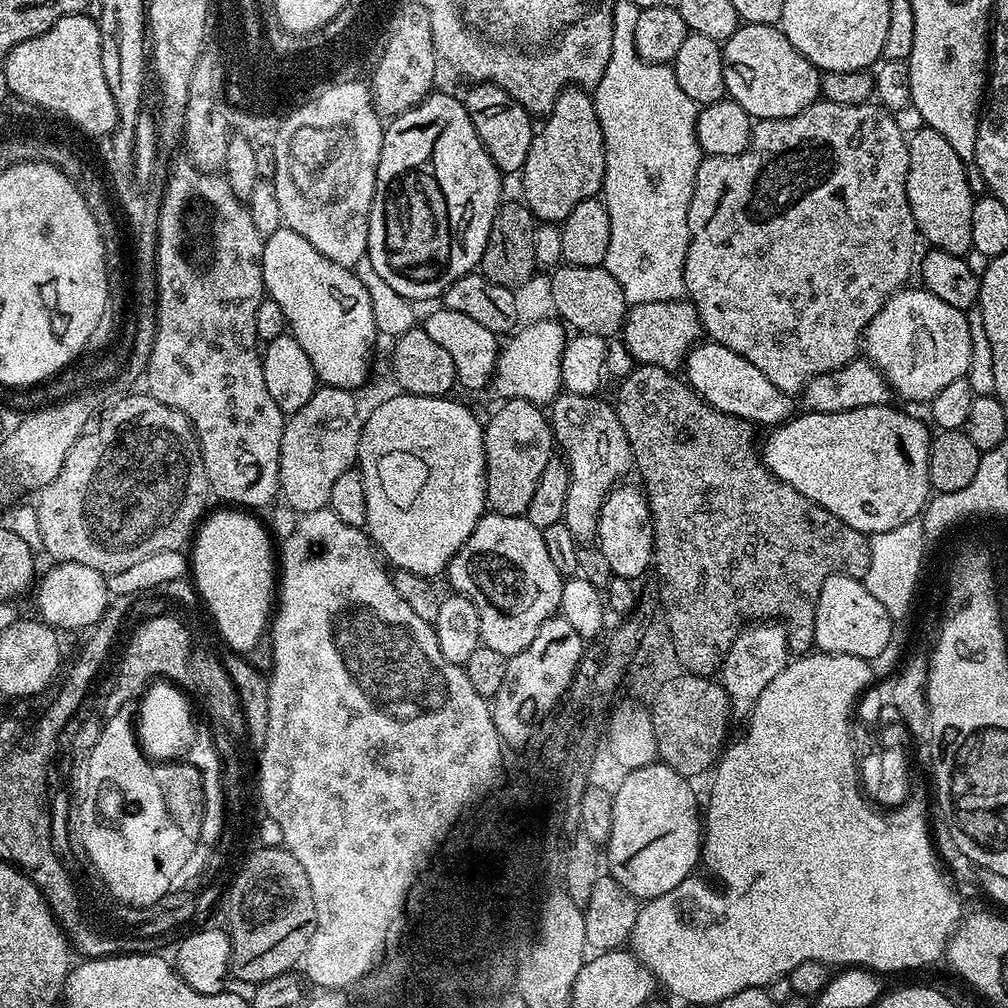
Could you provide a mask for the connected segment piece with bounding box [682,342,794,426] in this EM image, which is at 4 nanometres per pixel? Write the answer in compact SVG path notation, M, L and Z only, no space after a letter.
M700 342L688 353L688 359L682 369L686 382L705 400L710 407L724 412L727 416L737 416L753 426L768 424L775 426L792 419L793 397L789 393L778 390L754 362L746 362L734 350L726 350L726 346L715 342Z

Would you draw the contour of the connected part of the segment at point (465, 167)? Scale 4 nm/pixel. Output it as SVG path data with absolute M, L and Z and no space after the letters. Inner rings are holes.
M439 90L433 91L418 106L406 110L400 116L393 116L387 121L384 130L384 141L382 142L382 154L378 158L378 174L376 175L376 189L372 199L372 209L368 215L368 251L366 258L378 270L378 275L392 289L402 294L402 298L413 302L420 300L432 300L443 297L445 290L458 278L467 276L479 265L482 254L486 250L486 242L490 238L490 226L494 222L494 214L502 203L500 197L500 179L502 173L490 158L486 146L478 138L478 130L474 130L474 122L470 122L470 114L466 114L466 106L463 99L447 96Z

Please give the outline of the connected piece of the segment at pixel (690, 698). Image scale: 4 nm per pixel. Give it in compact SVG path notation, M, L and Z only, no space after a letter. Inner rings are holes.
M682 675L657 685L653 694L649 709L658 740L658 758L676 773L689 778L709 771L722 754L724 730L732 711L724 688Z

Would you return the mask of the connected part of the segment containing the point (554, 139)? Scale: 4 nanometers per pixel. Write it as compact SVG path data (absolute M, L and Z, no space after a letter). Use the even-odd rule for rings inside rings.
M575 86L564 89L543 120L544 125L535 129L530 154L526 154L522 169L522 200L537 221L559 225L578 202L601 195L606 174L606 150L595 99L585 89Z

